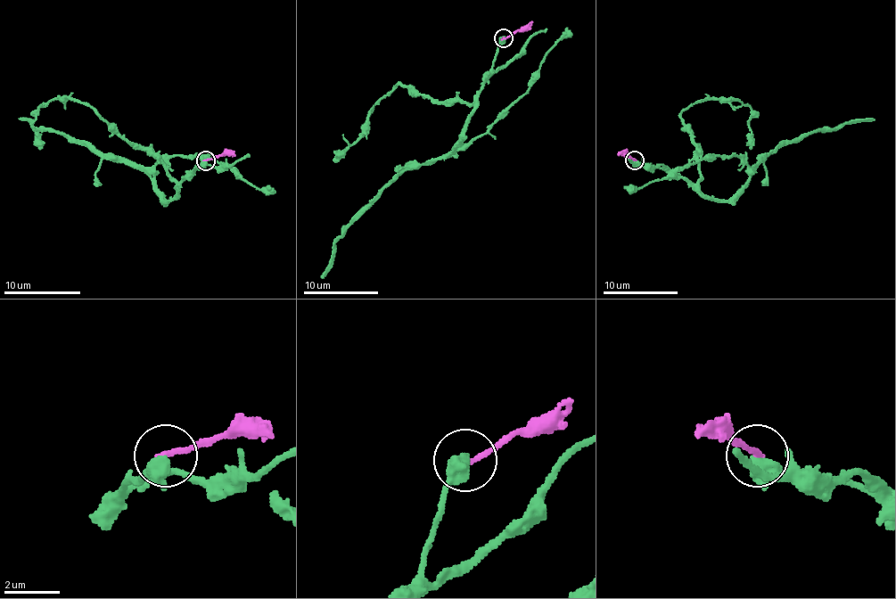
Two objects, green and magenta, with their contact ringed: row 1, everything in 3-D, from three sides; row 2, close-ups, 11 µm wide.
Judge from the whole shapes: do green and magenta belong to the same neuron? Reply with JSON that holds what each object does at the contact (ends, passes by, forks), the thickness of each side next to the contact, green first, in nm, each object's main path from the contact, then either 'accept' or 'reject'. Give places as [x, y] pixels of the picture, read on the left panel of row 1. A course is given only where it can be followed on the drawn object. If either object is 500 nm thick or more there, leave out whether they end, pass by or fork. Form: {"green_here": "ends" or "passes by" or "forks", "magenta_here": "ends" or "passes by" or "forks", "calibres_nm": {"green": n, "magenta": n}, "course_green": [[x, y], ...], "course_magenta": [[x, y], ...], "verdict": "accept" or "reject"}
{"calibres_nm": {"green": 650, "magenta": 240}, "course_green": [[206, 160], [193, 169], [166, 201], [144, 173], [109, 160], [51, 129], [37, 129], [28, 119], [19, 119]], "course_magenta": [[206, 160], [234, 154]], "verdict": "reject"}

